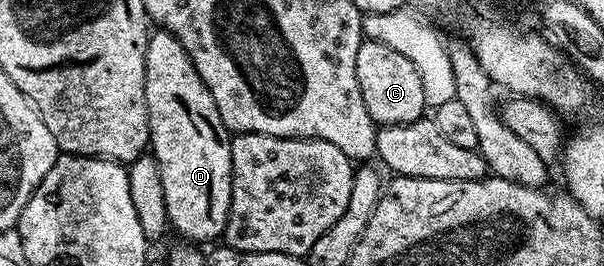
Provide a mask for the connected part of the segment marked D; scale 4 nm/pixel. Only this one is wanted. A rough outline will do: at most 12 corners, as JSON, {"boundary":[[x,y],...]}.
{"boundary":[[167,30],[146,39],[149,149],[173,233],[226,233],[230,139]]}

